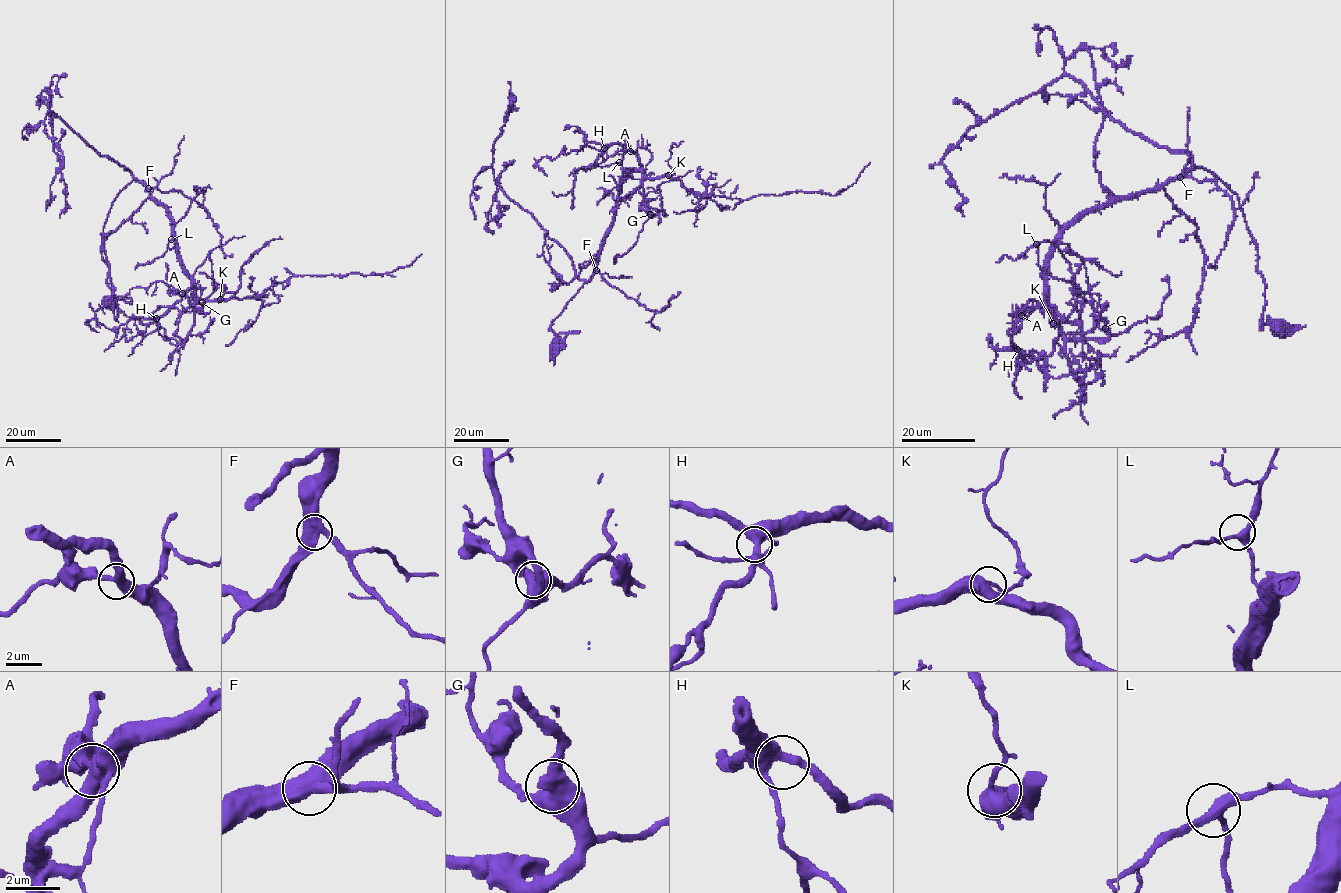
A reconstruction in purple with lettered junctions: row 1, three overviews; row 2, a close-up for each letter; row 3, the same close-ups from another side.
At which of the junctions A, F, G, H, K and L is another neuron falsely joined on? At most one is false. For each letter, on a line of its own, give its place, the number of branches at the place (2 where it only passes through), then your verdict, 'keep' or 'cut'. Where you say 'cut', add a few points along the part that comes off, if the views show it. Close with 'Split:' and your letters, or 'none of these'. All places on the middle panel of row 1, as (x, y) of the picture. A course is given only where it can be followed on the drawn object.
A: at (630, 151); 3 branches meet; keep
F: at (596, 270); 3 branches meet; keep
G: at (650, 214); 3 branches meet; keep
H: at (604, 148); 3 branches meet; keep
K: at (668, 175); 3 branches meet; keep
L: at (619, 162); 3 branches meet; keep
Split: none of these

